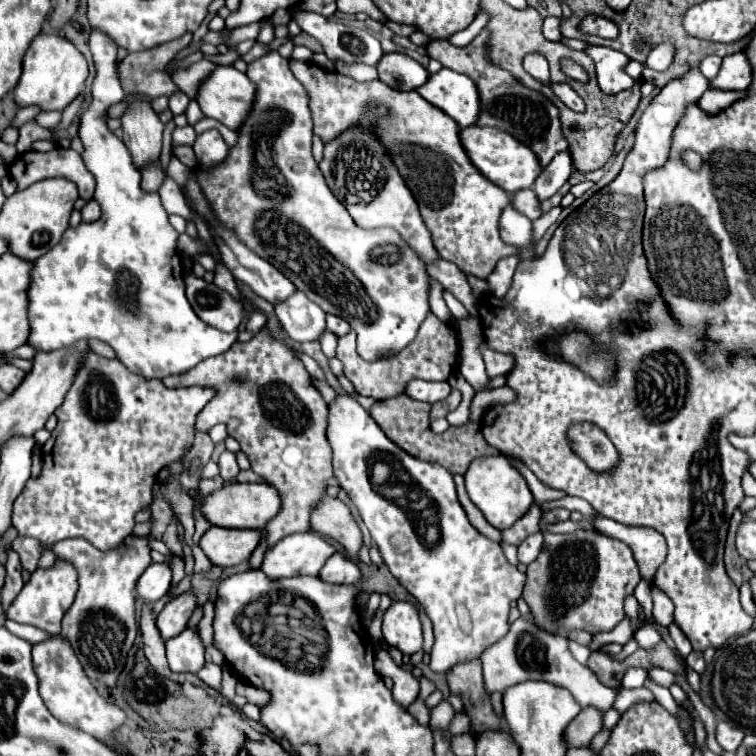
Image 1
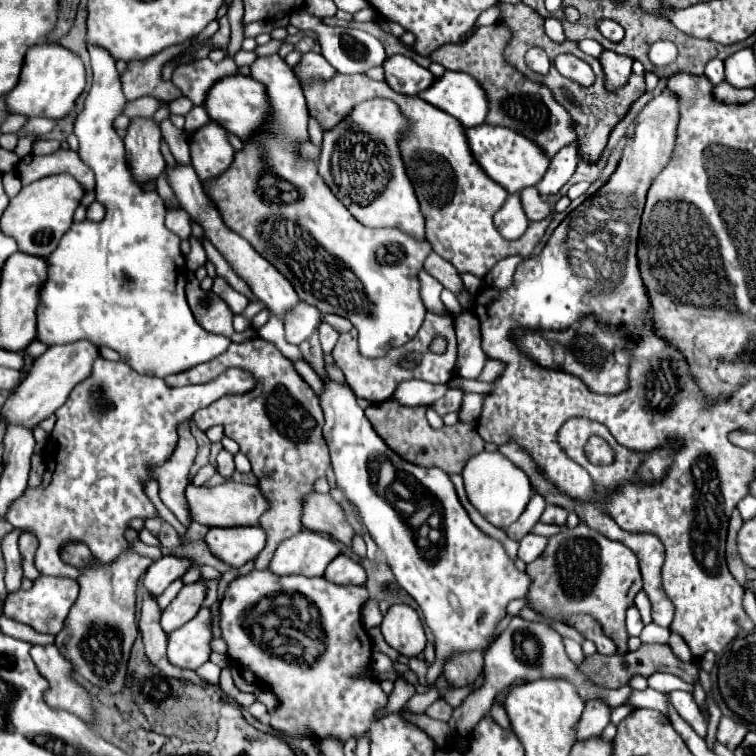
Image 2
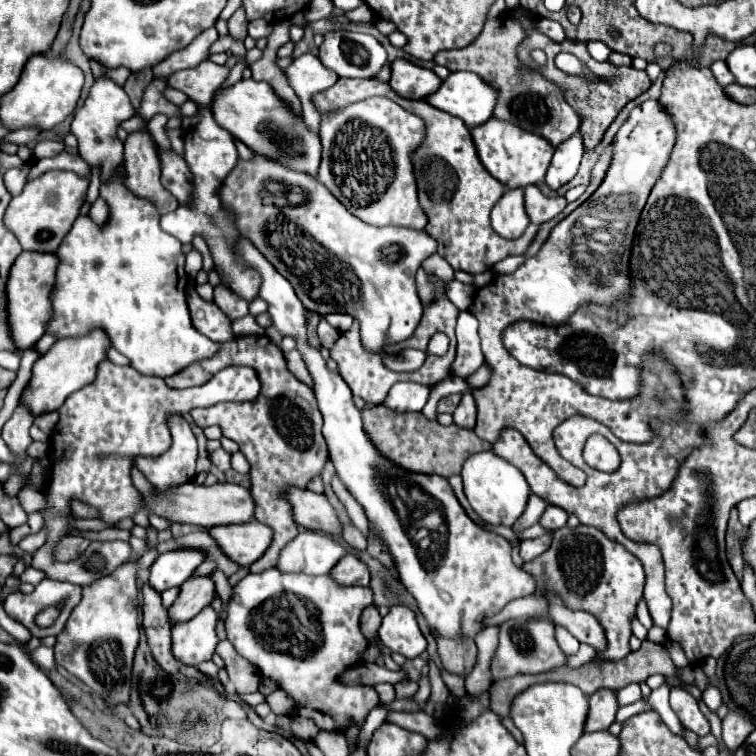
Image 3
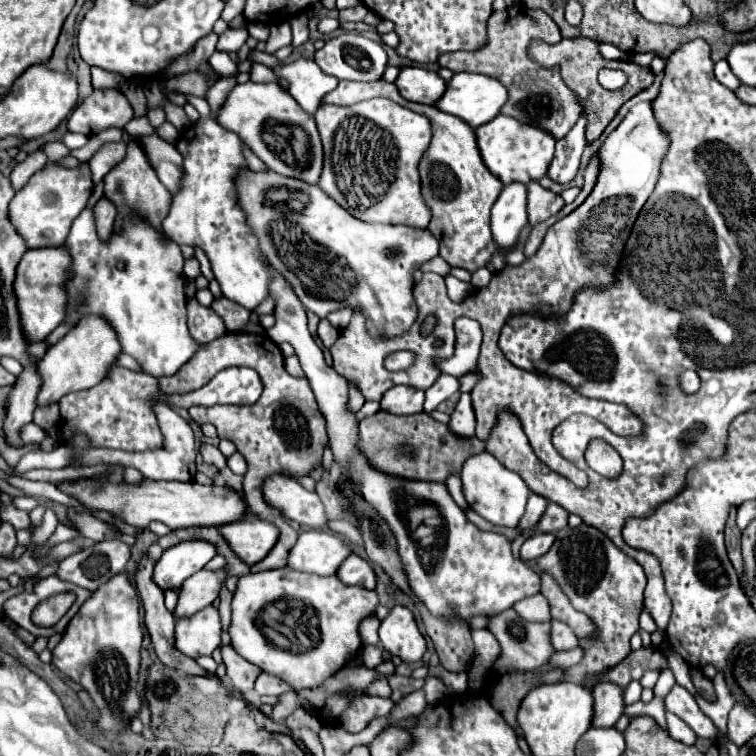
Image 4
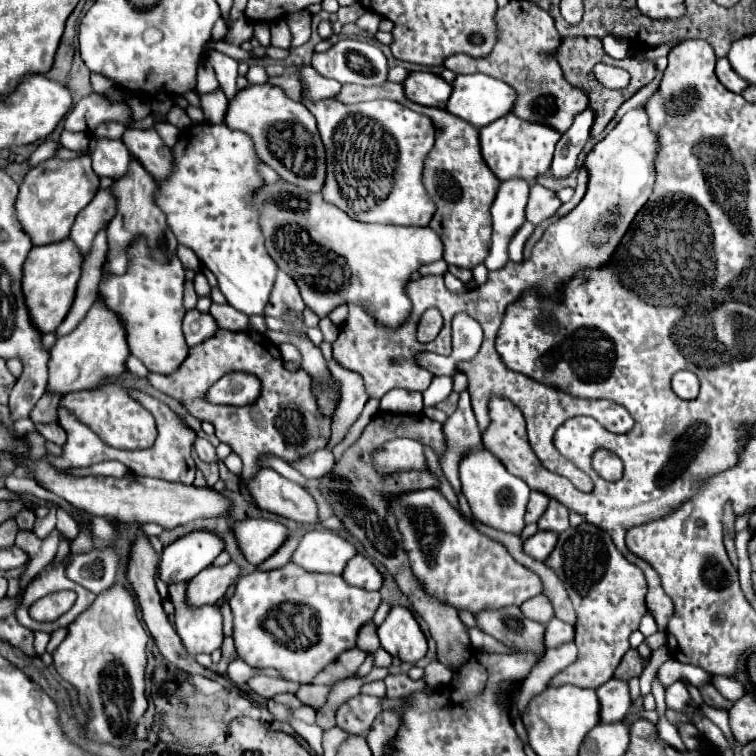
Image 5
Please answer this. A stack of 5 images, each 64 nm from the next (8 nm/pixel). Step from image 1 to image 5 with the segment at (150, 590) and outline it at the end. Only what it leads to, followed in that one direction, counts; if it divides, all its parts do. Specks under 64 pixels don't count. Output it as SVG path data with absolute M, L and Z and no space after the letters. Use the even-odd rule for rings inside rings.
M196 530L168 544L160 558L160 578L166 584L186 582L210 566L224 550L224 540L210 530Z

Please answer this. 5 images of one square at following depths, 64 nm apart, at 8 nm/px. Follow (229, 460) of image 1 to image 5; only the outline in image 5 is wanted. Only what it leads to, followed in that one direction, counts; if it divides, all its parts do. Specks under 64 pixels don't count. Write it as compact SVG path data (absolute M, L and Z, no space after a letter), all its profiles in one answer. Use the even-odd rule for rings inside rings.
M196 436L194 438L194 450L198 452L198 456L204 460L204 462L218 462L216 458L216 448L202 436Z

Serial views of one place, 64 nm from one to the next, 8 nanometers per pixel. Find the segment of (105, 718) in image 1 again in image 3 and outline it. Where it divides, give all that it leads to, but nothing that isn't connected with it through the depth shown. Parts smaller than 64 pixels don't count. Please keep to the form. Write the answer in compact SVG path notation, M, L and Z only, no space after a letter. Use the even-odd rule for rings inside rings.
M40 646L32 652L32 658L34 662L38 662L42 668L54 668L56 662L54 662L54 650L52 648L46 648L46 646Z

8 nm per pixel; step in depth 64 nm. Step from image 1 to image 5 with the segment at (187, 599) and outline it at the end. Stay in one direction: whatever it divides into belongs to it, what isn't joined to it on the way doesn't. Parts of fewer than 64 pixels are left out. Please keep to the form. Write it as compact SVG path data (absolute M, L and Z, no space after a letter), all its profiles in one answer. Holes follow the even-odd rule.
M228 562L226 566L208 566L188 582L188 604L216 604L224 598L226 590L238 580L240 566Z

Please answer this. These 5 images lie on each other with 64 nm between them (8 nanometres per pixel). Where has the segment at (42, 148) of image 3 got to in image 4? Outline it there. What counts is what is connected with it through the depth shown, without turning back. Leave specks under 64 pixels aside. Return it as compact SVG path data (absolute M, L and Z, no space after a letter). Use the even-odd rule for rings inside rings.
M62 141L50 142L43 147L49 161L58 162L62 158L70 155L70 150Z

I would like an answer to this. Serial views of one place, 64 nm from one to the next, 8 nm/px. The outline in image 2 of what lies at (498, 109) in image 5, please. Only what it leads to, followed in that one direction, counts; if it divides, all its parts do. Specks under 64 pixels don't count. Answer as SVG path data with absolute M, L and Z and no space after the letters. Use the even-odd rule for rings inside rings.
M446 72L430 88L420 92L422 100L458 118L464 128L480 126L488 114L488 96L480 82L466 72Z

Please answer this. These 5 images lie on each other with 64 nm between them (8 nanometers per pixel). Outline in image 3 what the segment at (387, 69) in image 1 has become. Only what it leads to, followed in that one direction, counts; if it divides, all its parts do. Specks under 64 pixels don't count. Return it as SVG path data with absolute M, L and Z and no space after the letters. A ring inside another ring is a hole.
M398 58L392 64L392 78L390 86L408 100L426 100L426 96L434 94L440 88L442 80L426 68L420 68L408 60Z

